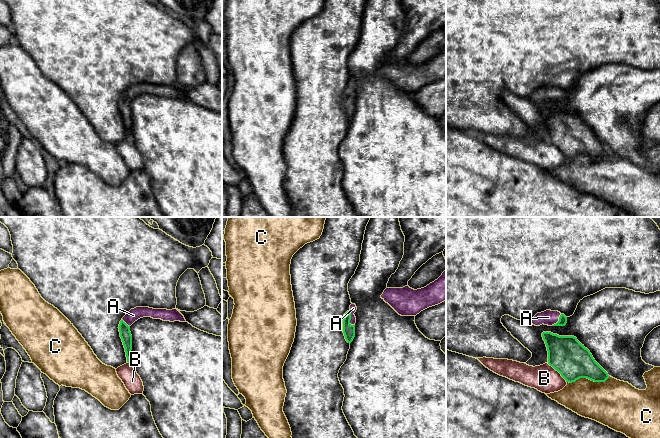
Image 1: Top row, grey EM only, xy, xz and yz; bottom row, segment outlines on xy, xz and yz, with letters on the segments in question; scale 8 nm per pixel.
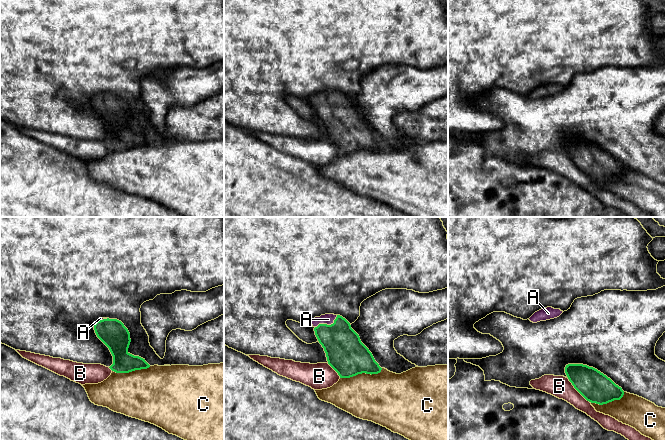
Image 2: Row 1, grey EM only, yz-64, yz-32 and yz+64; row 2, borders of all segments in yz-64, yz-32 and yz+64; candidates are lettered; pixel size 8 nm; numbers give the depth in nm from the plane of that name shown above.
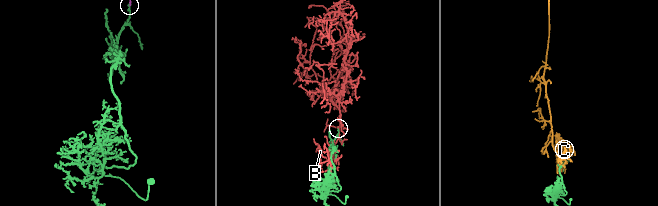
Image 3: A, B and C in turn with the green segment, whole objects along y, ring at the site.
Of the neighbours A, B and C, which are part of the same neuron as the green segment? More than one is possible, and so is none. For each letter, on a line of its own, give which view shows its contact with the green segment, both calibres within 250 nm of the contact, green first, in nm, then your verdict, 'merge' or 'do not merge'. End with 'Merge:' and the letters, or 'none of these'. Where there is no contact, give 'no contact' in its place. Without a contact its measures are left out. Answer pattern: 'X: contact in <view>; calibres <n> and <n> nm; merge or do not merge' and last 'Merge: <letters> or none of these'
A: contact in xz; calibres 100 and 60 nm; merge
B: contact in yz; calibres 300 and 220 nm; do not merge
C: contact in yz; calibres 300 and 340 nm; do not merge
Merge: A

